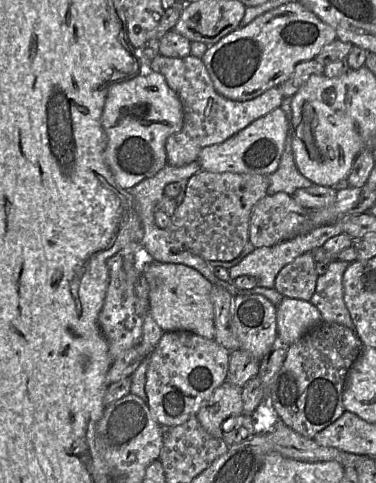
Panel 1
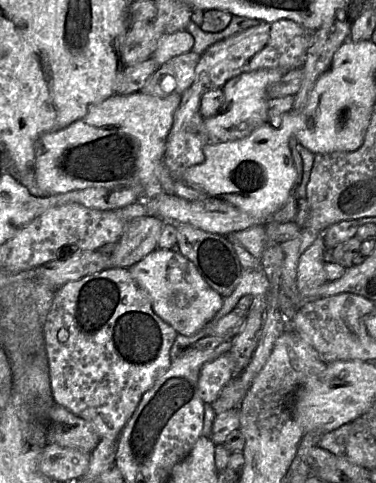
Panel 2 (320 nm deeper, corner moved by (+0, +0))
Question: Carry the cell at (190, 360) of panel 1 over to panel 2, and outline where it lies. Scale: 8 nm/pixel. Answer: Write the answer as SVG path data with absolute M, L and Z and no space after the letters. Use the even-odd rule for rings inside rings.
M229 354L204 363L198 380L199 394L204 403L212 403L232 378L233 360Z

